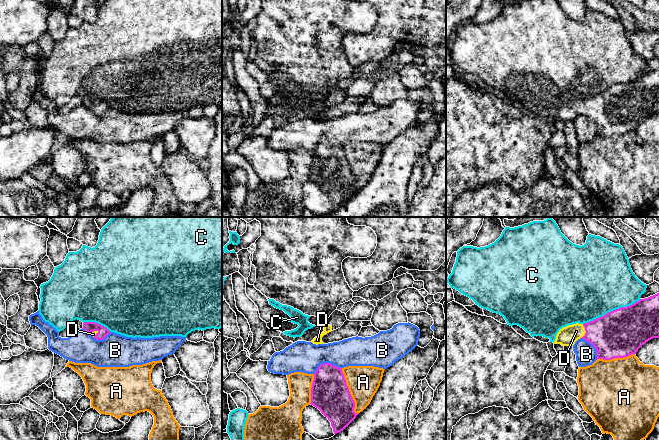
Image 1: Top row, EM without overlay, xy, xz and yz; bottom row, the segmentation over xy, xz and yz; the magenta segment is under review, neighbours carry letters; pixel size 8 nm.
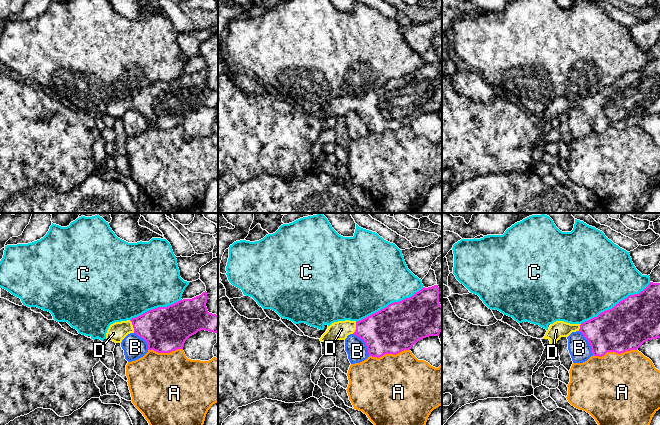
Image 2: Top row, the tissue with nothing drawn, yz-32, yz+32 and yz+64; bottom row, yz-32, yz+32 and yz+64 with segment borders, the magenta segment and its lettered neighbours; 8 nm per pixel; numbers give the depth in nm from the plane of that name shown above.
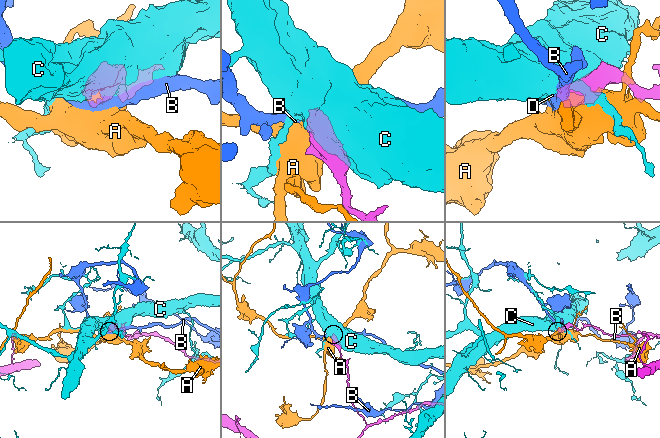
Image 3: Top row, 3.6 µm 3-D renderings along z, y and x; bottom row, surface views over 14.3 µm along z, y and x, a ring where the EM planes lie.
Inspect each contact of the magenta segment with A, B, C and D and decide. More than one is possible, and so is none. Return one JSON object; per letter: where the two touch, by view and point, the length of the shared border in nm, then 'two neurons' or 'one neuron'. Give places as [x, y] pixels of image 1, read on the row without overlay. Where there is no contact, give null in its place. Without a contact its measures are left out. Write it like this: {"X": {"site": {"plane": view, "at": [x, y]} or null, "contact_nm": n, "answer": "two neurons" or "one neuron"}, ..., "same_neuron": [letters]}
{"A": {"site": {"plane": "xz", "at": [349, 167]}, "contact_nm": 400, "answer": "two neurons"}, "B": {"site": {"plane": "xz", "at": [326, 139]}, "contact_nm": 240, "answer": "two neurons"}, "C": {"site": {"plane": "yz", "at": [611, 87]}, "contact_nm": 500, "answer": "two neurons"}, "D": {"site": {"plane": "yz", "at": [585, 106]}, "contact_nm": 120, "answer": "one neuron"}, "same_neuron": ["D"]}

